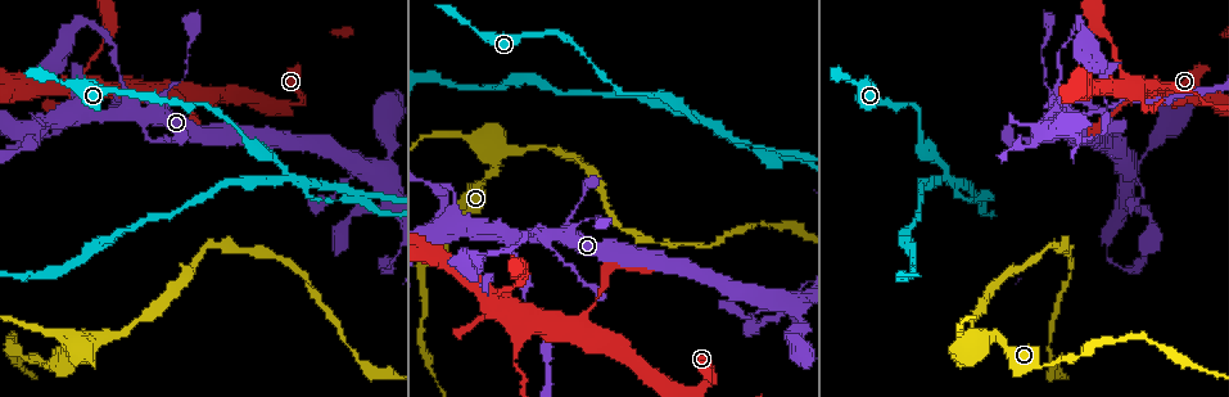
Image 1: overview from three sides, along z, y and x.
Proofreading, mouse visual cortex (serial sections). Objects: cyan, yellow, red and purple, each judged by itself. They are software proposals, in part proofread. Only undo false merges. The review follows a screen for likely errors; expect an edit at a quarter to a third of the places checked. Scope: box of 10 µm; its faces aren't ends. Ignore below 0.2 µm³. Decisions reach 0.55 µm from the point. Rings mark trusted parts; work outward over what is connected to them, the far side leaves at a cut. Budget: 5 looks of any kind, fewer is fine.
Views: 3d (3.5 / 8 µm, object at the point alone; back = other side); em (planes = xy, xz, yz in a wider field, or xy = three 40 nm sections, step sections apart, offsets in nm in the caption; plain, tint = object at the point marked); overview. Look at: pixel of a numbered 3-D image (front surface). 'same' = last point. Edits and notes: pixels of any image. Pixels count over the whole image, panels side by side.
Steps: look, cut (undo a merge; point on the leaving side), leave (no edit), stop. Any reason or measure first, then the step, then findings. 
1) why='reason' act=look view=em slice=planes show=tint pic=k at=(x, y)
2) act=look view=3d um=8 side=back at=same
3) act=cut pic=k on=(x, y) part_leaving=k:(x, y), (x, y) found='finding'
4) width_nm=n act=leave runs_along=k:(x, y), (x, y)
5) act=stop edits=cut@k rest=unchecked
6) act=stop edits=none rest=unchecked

why='three-way junction' act=look view=3d um=3.5 pic=1 at=(693, 117)

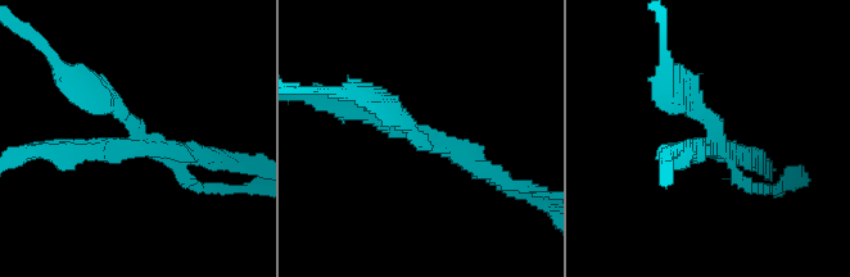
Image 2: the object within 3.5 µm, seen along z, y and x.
arms=3 arm_widths_nm=200,200,250 act=look view=em slice=xy step=1 show=tint pic=2 at=(417, 138)

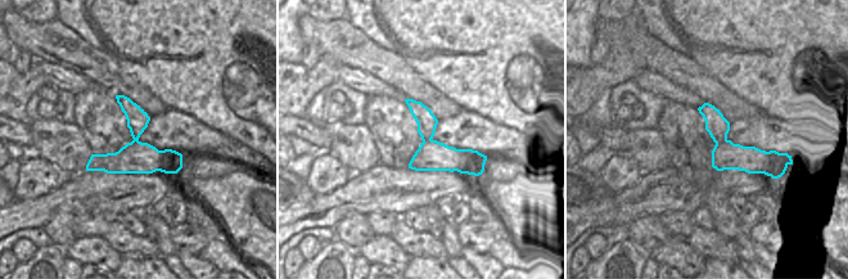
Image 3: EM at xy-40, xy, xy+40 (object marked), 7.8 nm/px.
act=cut pic=2 on=(229, 166) found='a second cell is stuck on'

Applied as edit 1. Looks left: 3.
why='three arms meet' act=look view=3d um=3.5 pic=1 at=(495, 295)

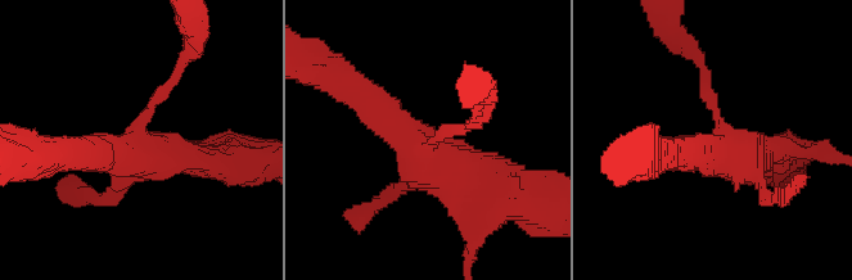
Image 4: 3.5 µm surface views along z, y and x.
why='now the EM' act=look view=em slice=xy step=2 show=tint pic=4 at=(719, 132)

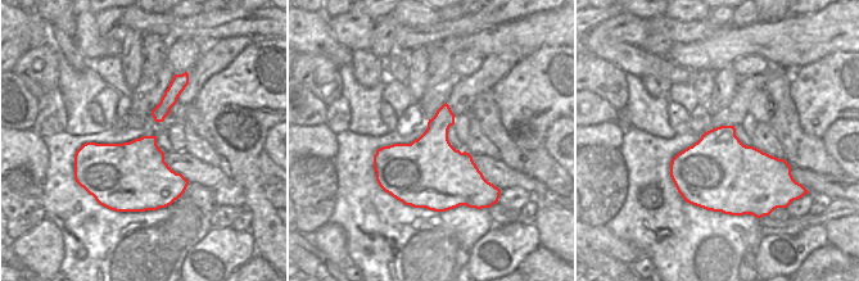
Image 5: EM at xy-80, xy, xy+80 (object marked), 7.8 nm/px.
why='cut it another way' act=look view=em slice=xy step=1 show=tint at=same

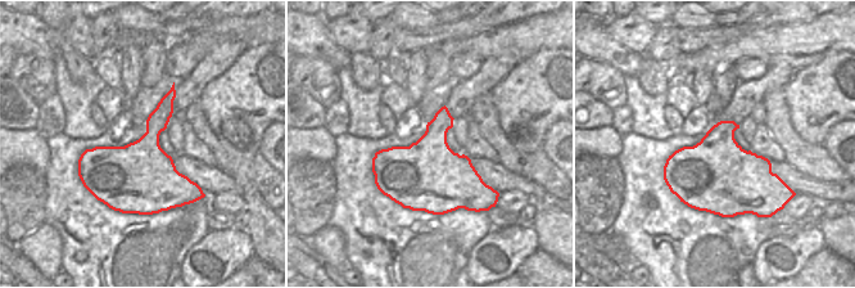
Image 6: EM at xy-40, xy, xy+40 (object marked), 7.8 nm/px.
act=leave runs_along=4:(500, 190), (450, 174), (363, 94) found='continuous, no second cell'

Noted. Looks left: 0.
act=stop edits=cut@2 rest=unchecked

